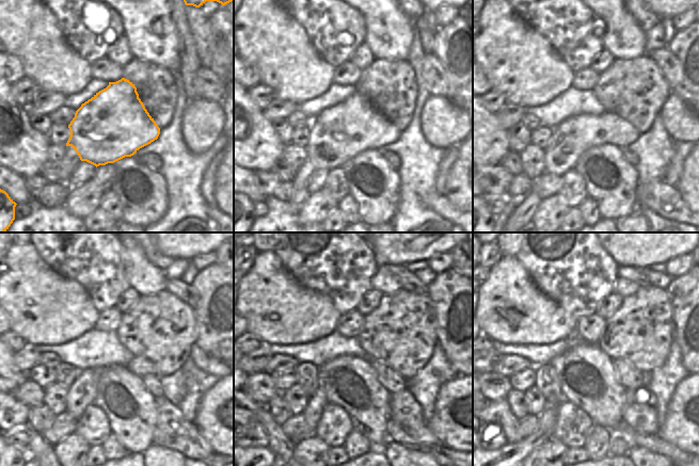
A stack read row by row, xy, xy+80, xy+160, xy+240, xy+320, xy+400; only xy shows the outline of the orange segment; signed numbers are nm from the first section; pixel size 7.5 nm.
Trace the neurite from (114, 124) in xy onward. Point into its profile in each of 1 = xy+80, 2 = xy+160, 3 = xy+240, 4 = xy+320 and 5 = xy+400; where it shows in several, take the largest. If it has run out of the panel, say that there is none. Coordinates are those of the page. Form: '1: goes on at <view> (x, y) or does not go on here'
1: goes on at xy+80 (338, 133)
2: goes on at xy+160 (570, 139)
3: goes on at xy+240 (81, 394)
4: goes on at xy+320 (317, 401)
5: goes on at xy+400 (547, 418)

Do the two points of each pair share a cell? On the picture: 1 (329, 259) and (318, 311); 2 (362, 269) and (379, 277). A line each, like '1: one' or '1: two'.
1: two
2: two

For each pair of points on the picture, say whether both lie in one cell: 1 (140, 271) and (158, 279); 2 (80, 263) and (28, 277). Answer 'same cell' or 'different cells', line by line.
1: same cell
2: different cells

